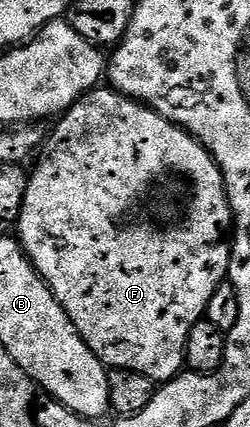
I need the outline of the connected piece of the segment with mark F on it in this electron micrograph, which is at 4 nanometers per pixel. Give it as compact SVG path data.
M95 89L86 92L69 111L57 120L54 132L49 132L41 148L42 160L35 171L29 172L28 193L24 193L24 205L16 221L16 238L30 258L31 265L52 289L56 301L68 313L76 333L84 337L84 345L96 353L107 368L119 371L135 371L155 381L174 379L183 370L186 361L186 342L192 325L200 322L206 314L206 306L212 293L220 284L227 282L230 274L230 244L228 236L234 229L234 214L226 196L224 177L199 139L193 139L184 128L168 121L150 107L130 99L113 89Z

